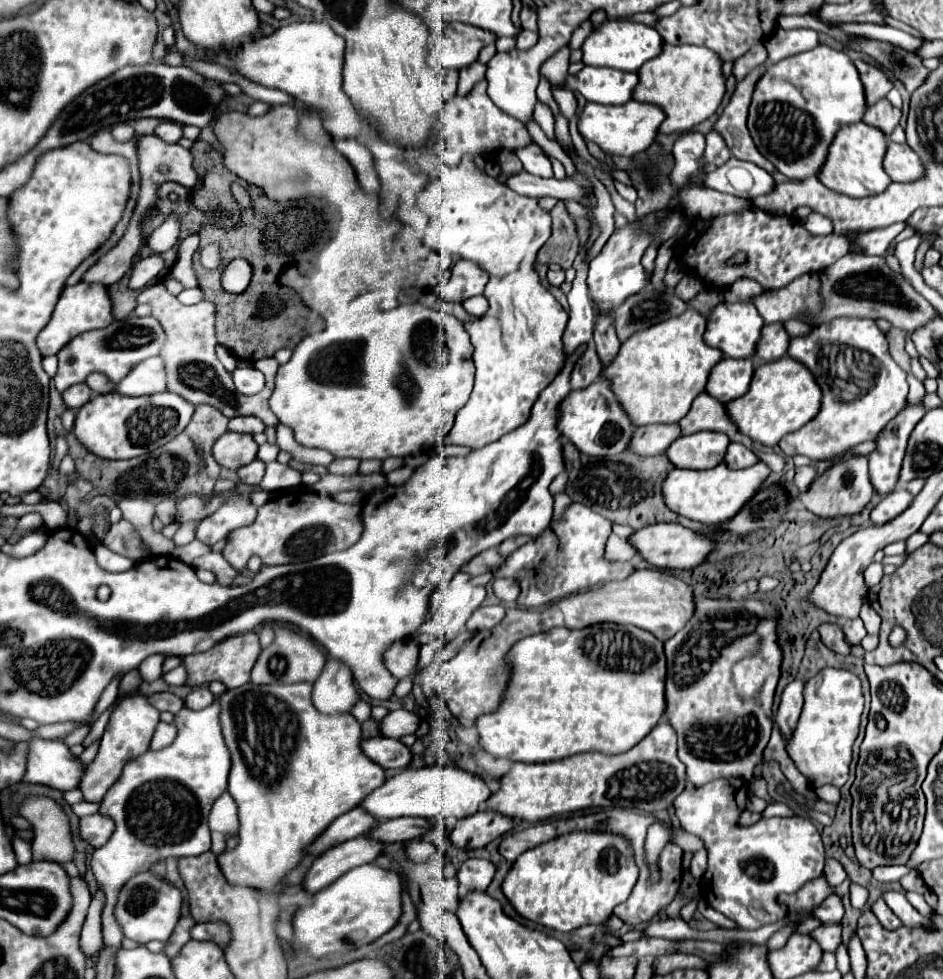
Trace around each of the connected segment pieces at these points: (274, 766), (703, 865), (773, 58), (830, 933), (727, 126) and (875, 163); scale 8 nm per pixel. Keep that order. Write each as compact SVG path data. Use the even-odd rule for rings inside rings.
M249 681L217 697L207 687L197 687L185 699L185 705L191 709L205 709L213 701L221 705L223 737L231 751L229 793L239 807L239 845L223 853L219 861L225 877L235 885L275 889L283 875L301 861L305 847L325 831L333 819L355 809L363 797L385 783L383 769L359 749L359 721L351 713L325 715L315 711L311 691L313 683L255 685Z
M704 848L695 852L689 870L696 879L701 879L707 870L707 852Z
M775 29L775 35L771 35L771 39L767 39L765 47L769 53L769 61L777 63L785 57L809 51L813 47L817 47L817 33L811 29Z
M827 923L815 929L811 934L825 953L835 953L837 947L843 943L841 939L841 925L839 923Z
M757 67L757 71L751 71L751 75L747 75L747 79L743 79L735 87L733 97L731 97L729 105L725 107L725 111L721 113L721 117L715 121L713 131L717 131L723 137L723 141L727 143L733 157L751 161L751 163L763 167L765 171L775 171L775 167L771 163L767 163L767 159L763 159L763 155L759 155L759 151L747 131L747 107L749 107L755 83L761 77L761 73L763 73L763 67Z
M865 123L847 125L837 131L833 143L829 145L827 159L817 173L817 179L825 187L849 197L867 197L867 195L881 193L891 183L891 179L881 167L885 147L887 147L887 137L879 129L869 127Z

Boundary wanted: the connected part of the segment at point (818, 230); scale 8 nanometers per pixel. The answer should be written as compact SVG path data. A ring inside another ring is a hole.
M811 213L803 219L803 227L807 227L807 231L811 231L811 235L825 235L833 231L833 225L827 217L823 217L821 213Z

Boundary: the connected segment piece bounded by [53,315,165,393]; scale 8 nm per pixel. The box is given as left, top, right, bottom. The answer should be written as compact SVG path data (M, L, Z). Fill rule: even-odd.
M129 315L121 321L113 321L111 325L103 327L103 329L93 329L93 331L85 331L83 335L73 337L59 353L59 371L53 377L55 387L59 393L63 393L67 387L75 385L75 383L83 383L87 379L87 375L91 373L103 373L111 383L119 383L119 379L123 379L123 375L127 375L127 371L147 359L159 353L159 347L163 345L165 333L163 327L159 325L159 321L155 317L135 317Z

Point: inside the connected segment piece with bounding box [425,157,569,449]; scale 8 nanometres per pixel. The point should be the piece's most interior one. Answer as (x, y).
(518, 352)

